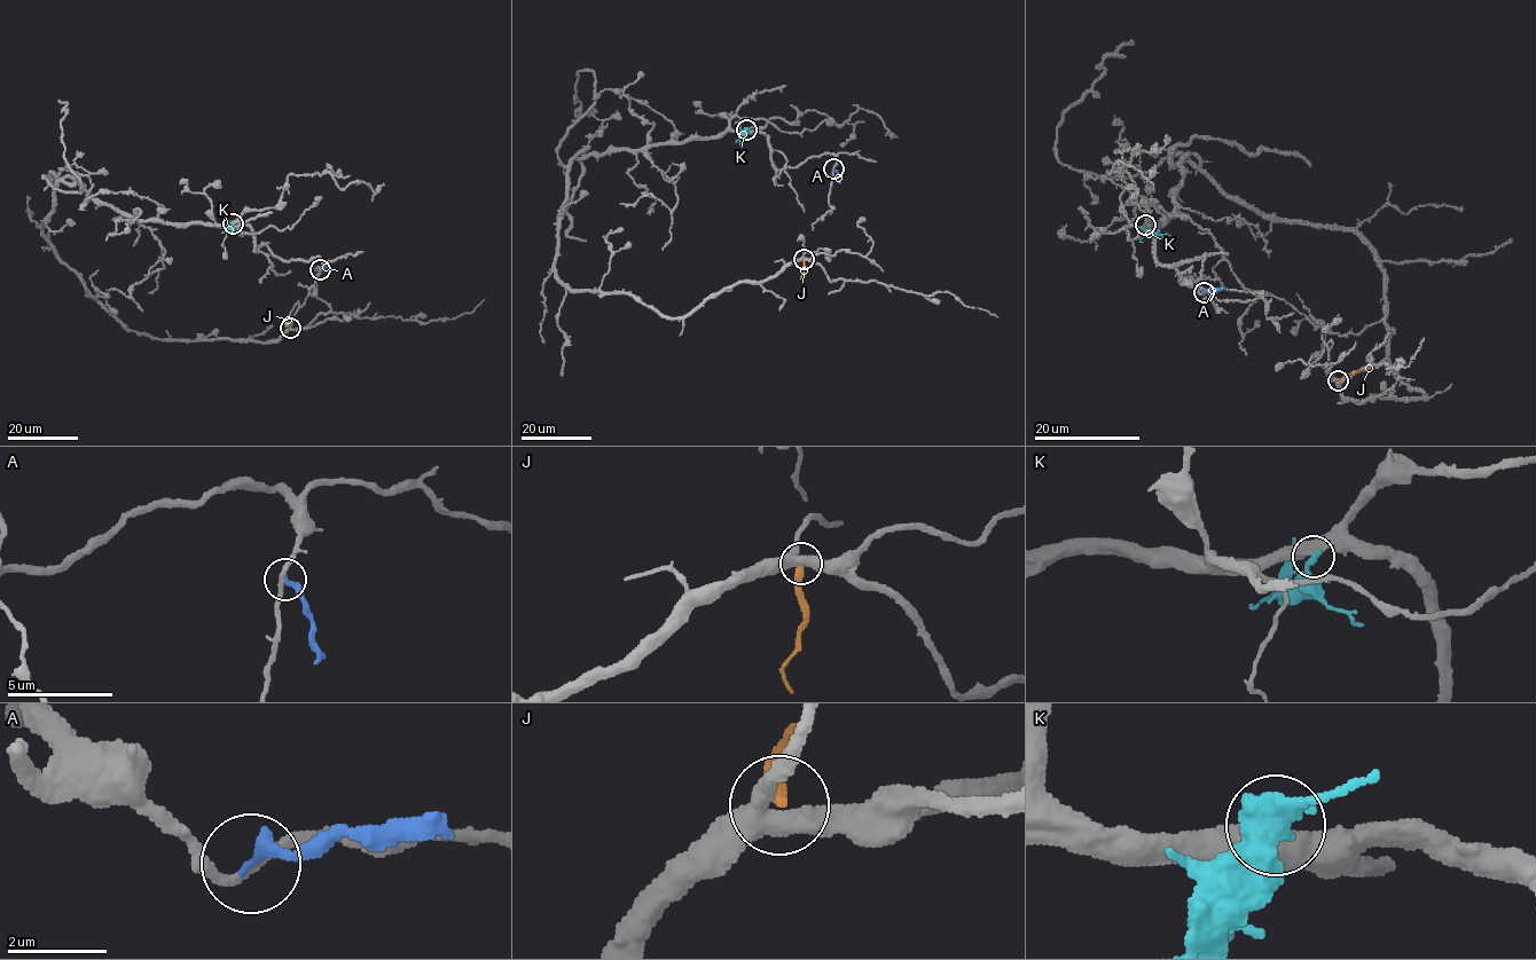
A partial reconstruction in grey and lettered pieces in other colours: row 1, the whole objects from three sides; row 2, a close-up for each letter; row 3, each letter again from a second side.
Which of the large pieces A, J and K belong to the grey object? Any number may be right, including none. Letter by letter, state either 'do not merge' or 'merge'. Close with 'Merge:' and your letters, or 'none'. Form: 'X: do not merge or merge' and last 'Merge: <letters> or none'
A: do not merge
J: do not merge
K: do not merge
Merge: none

